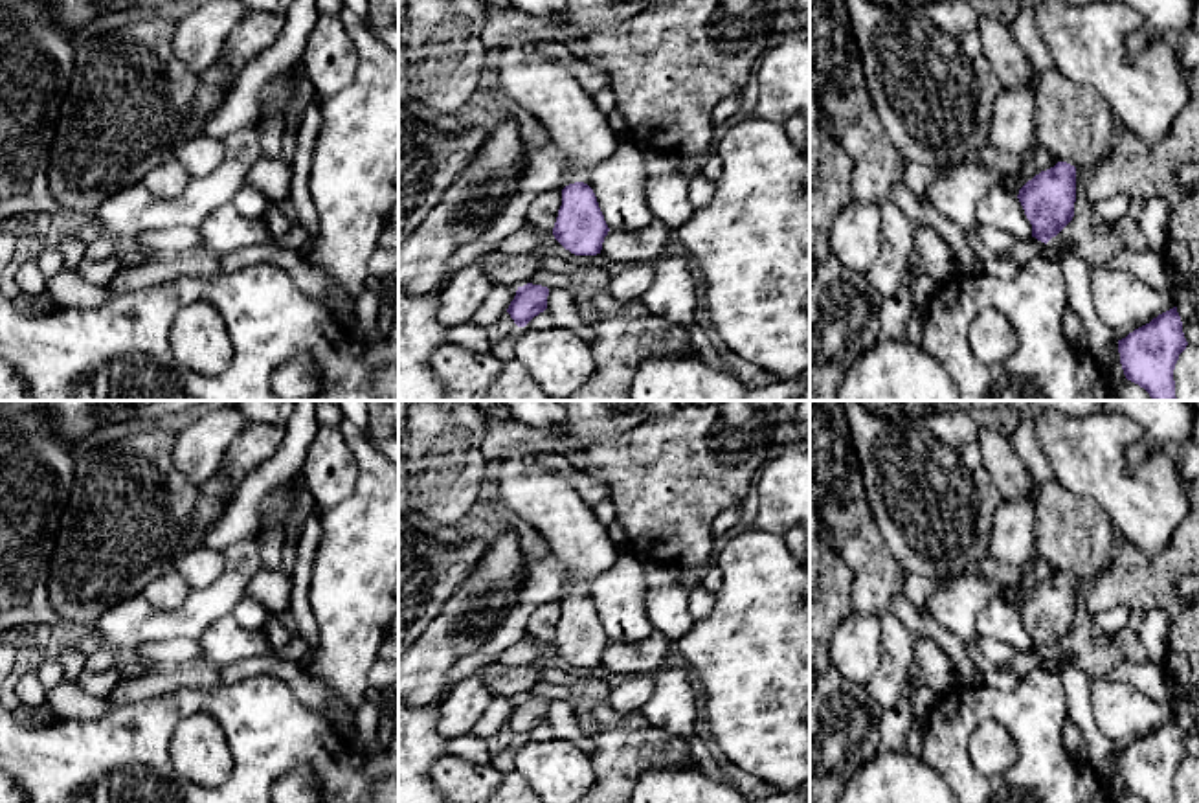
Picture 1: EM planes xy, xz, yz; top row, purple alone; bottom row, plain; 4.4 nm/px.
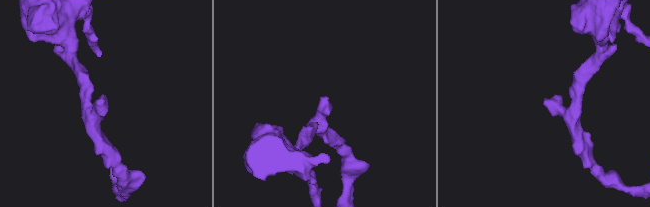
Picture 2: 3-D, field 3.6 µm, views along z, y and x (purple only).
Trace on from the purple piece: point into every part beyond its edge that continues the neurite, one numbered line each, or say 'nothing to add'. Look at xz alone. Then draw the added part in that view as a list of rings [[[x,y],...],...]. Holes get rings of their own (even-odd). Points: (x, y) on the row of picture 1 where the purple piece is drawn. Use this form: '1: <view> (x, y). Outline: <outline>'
1: xz (544, 87). Outline: [[[527,31],[509,35],[501,44],[501,62],[496,79],[514,103],[545,125],[567,162],[564,175],[567,186],[584,182],[595,164],[617,151],[622,136],[610,127],[608,116],[597,108],[566,64],[538,51],[538,40],[536,35]]]

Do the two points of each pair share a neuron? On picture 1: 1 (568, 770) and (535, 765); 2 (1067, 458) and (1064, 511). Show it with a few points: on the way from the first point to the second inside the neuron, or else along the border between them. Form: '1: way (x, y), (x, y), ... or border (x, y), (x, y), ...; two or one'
1: way (560, 770), (542, 765); one
2: border (1054, 478), (1075, 495), (1089, 498), (1104, 509); two

